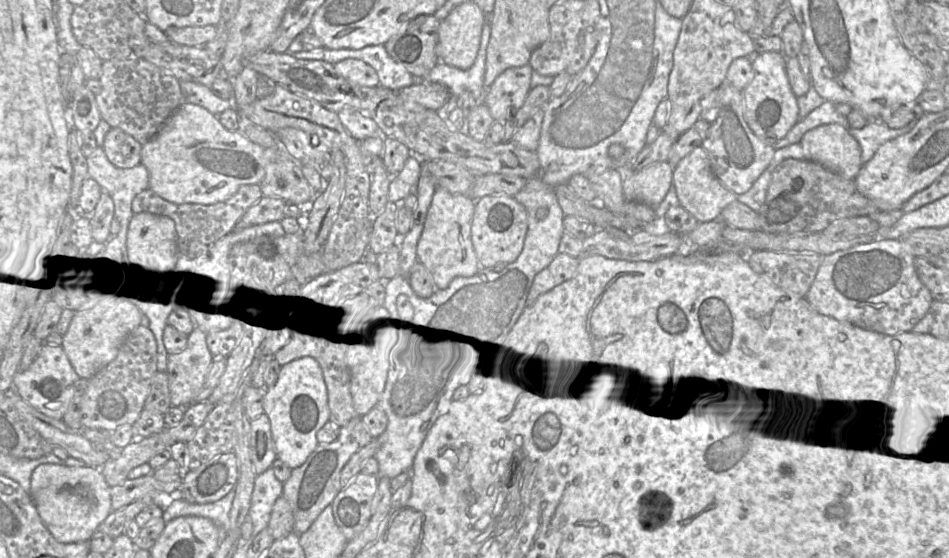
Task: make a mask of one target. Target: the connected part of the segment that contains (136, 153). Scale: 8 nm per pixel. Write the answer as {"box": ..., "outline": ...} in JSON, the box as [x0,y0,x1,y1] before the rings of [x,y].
{"box":[102,128,143,169],"outline":[[[111,128],[103,140],[102,149],[116,167],[126,169],[141,164],[143,145],[119,128]]]}

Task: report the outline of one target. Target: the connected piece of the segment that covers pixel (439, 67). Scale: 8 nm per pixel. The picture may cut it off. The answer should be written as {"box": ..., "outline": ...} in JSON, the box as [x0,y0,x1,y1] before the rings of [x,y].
{"box":[427,21,490,103],"outline":[[[487,21],[483,27],[476,60],[469,69],[459,69],[440,61],[431,69],[427,80],[444,85],[455,99],[462,92],[469,91],[477,102],[482,103],[485,95],[485,61],[489,39],[490,25]]]}

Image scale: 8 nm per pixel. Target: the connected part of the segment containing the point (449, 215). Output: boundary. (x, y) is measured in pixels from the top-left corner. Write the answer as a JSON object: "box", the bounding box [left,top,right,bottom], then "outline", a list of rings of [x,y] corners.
{"box":[417,187,481,290],"outline":[[[436,187],[417,245],[417,257],[418,262],[430,273],[438,290],[446,289],[456,277],[471,277],[481,270],[471,240],[471,223],[474,210],[475,200],[468,195],[453,194],[444,188]]]}

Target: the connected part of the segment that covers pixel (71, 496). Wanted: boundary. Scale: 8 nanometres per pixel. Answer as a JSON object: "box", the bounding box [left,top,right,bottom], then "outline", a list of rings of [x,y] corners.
{"box":[29,464,112,542],"outline":[[[41,464],[32,473],[29,494],[41,520],[57,541],[90,542],[99,525],[112,512],[110,488],[96,467]]]}

